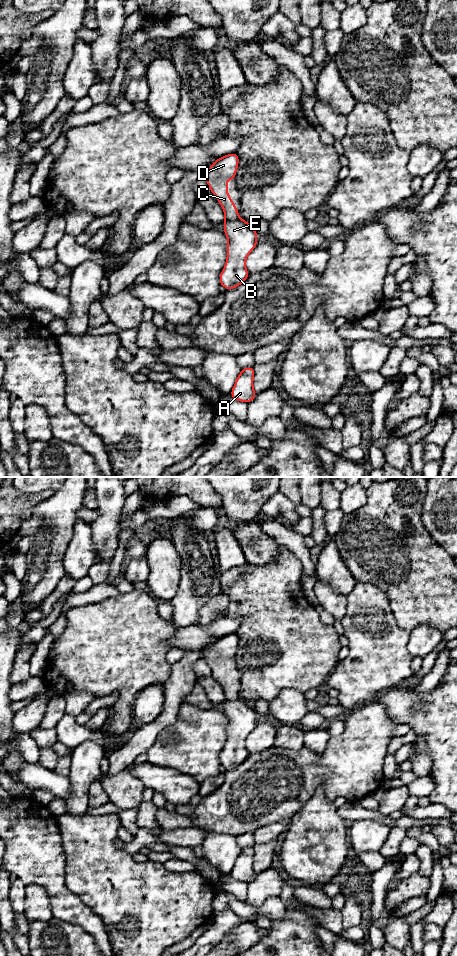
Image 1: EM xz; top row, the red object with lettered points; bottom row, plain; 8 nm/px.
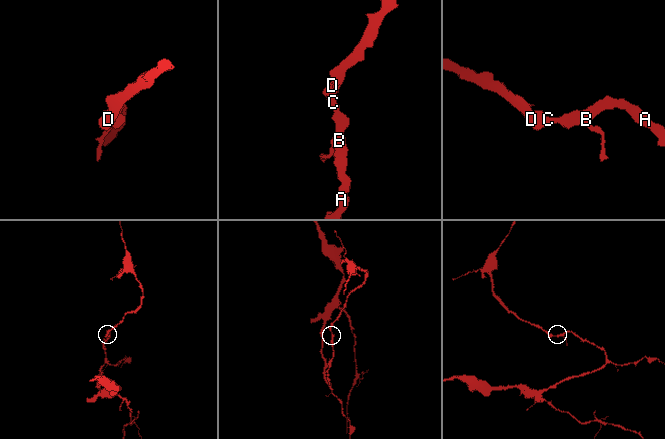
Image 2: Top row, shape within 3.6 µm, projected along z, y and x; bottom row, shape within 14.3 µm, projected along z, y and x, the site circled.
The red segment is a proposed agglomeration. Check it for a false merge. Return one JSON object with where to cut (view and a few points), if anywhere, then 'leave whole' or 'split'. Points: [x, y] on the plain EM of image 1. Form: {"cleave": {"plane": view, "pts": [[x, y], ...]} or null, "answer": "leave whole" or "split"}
{"cleave": null, "answer": "leave whole"}

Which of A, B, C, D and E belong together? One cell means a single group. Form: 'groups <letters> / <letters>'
groups A B C D E

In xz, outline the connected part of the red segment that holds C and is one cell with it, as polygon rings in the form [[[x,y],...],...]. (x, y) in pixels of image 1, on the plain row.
[[[236,632],[220,637],[214,641],[205,653],[204,659],[211,669],[211,674],[216,674],[216,680],[221,684],[224,693],[224,713],[228,718],[227,741],[220,753],[220,765],[226,770],[231,770],[242,764],[249,756],[245,740],[257,725],[257,712],[251,704],[247,703],[237,694],[238,687],[227,675],[229,664],[222,660],[234,660],[239,643]]]

